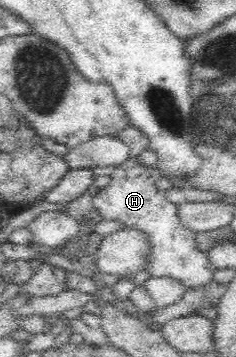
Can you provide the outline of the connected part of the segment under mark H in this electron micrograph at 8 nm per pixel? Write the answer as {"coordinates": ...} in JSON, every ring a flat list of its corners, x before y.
{"coordinates":[[130,159,116,167,111,182,101,188,93,197,91,208,95,209,103,221,118,221,125,226,135,226,149,234,151,263,147,269,153,277,173,278,186,290,203,290,211,281,214,272,208,254,194,246,195,234,184,228,178,213,179,205,169,202,164,191,157,189,156,181,163,178,155,166,144,167]]}

